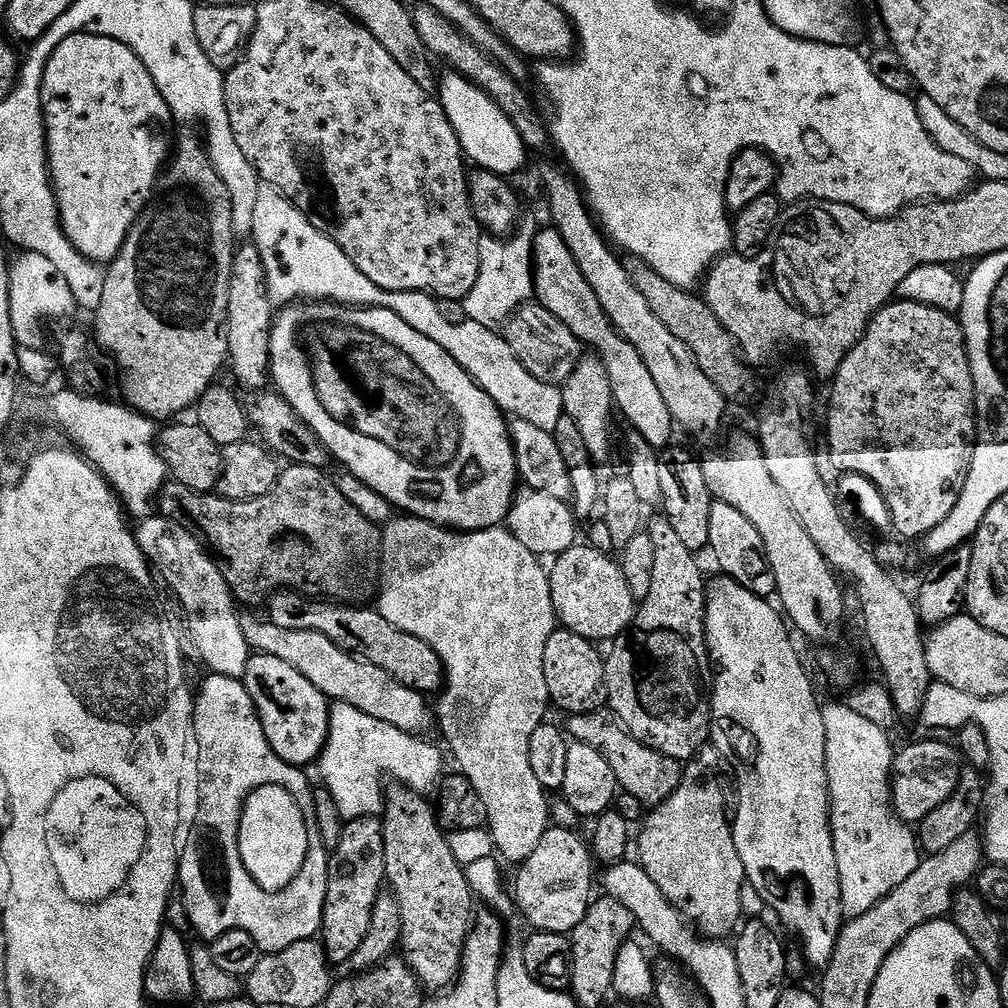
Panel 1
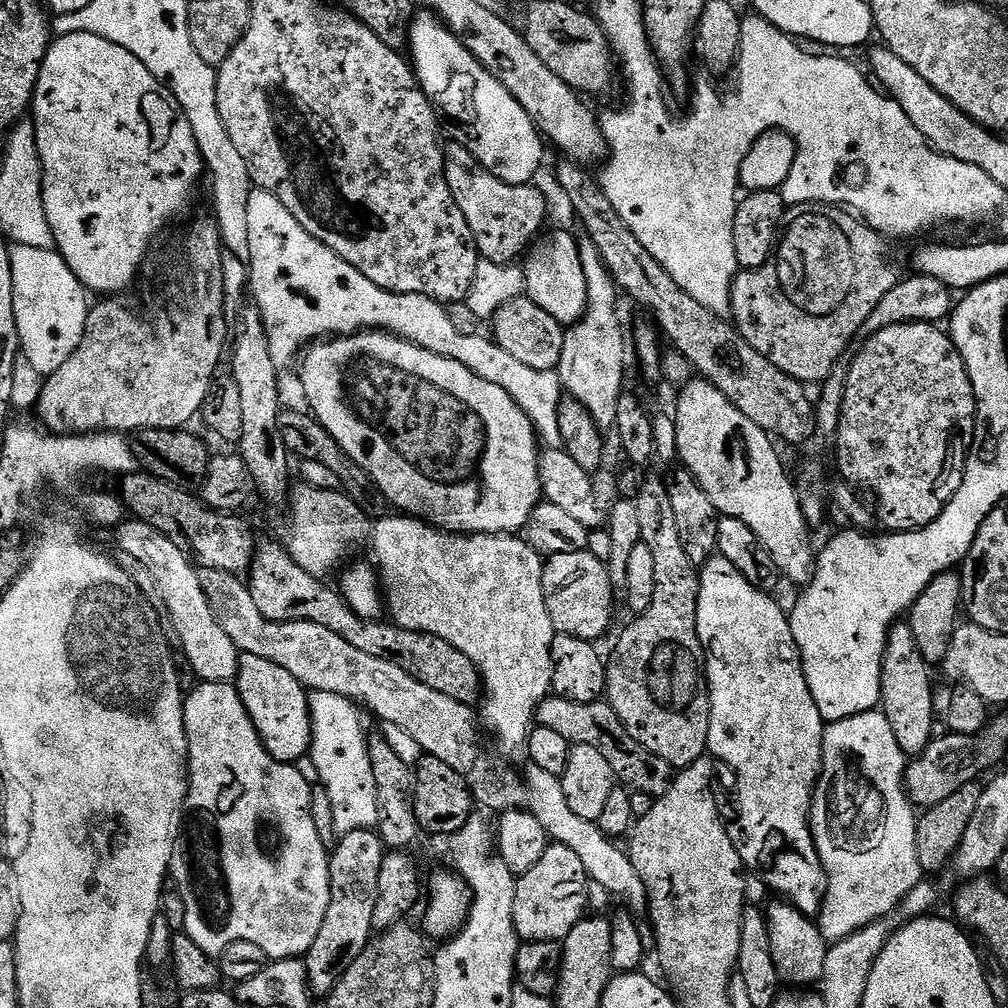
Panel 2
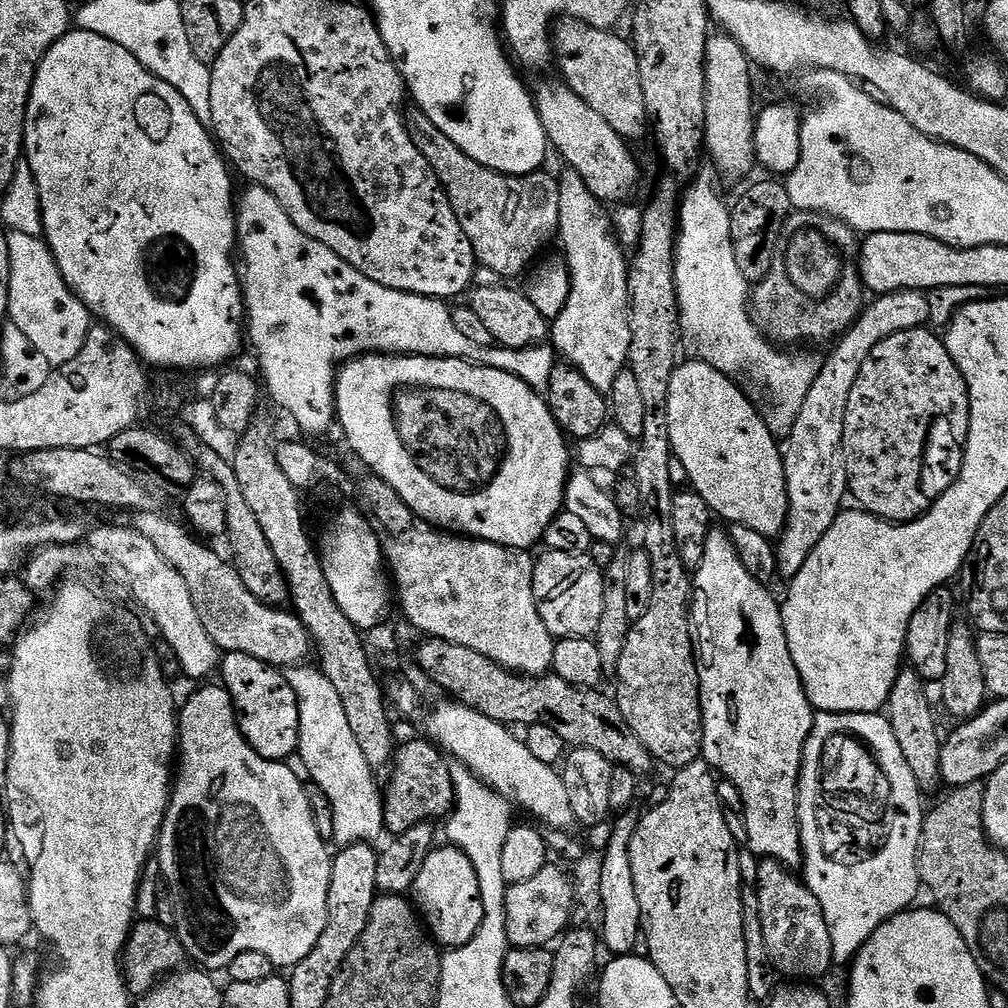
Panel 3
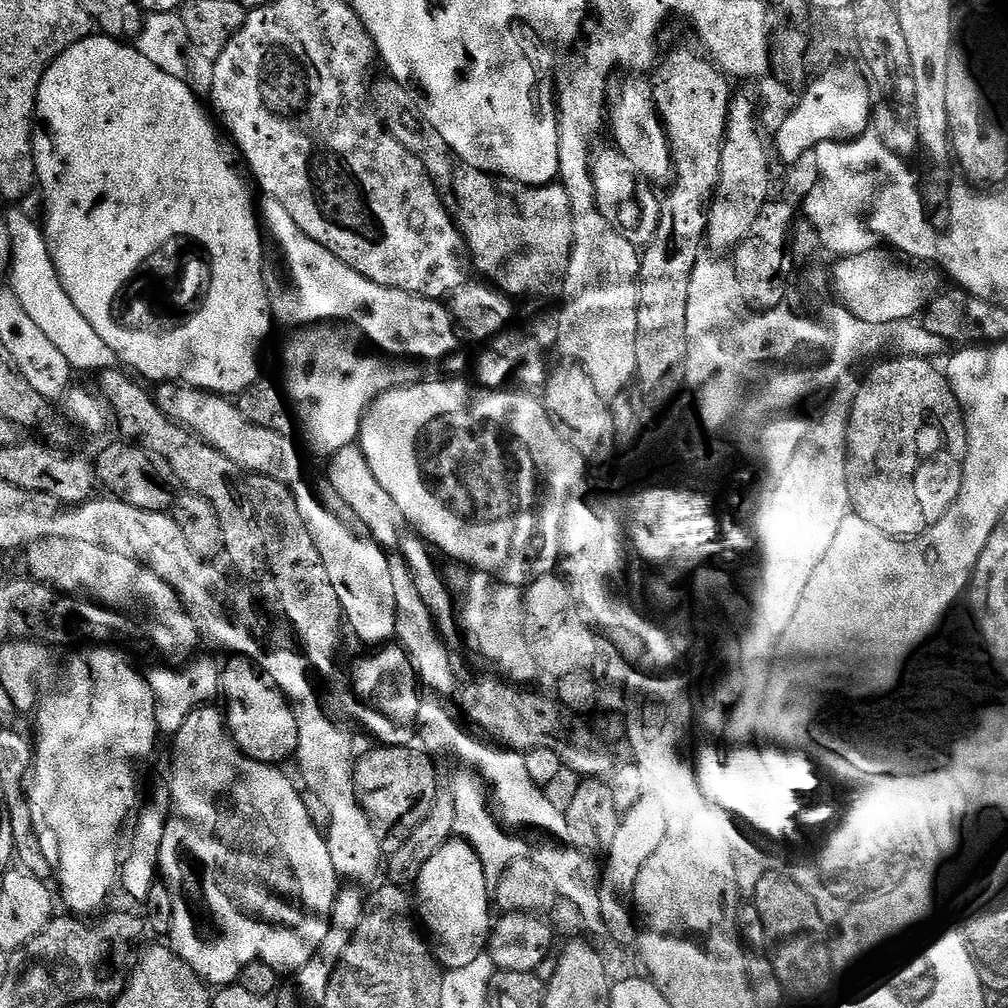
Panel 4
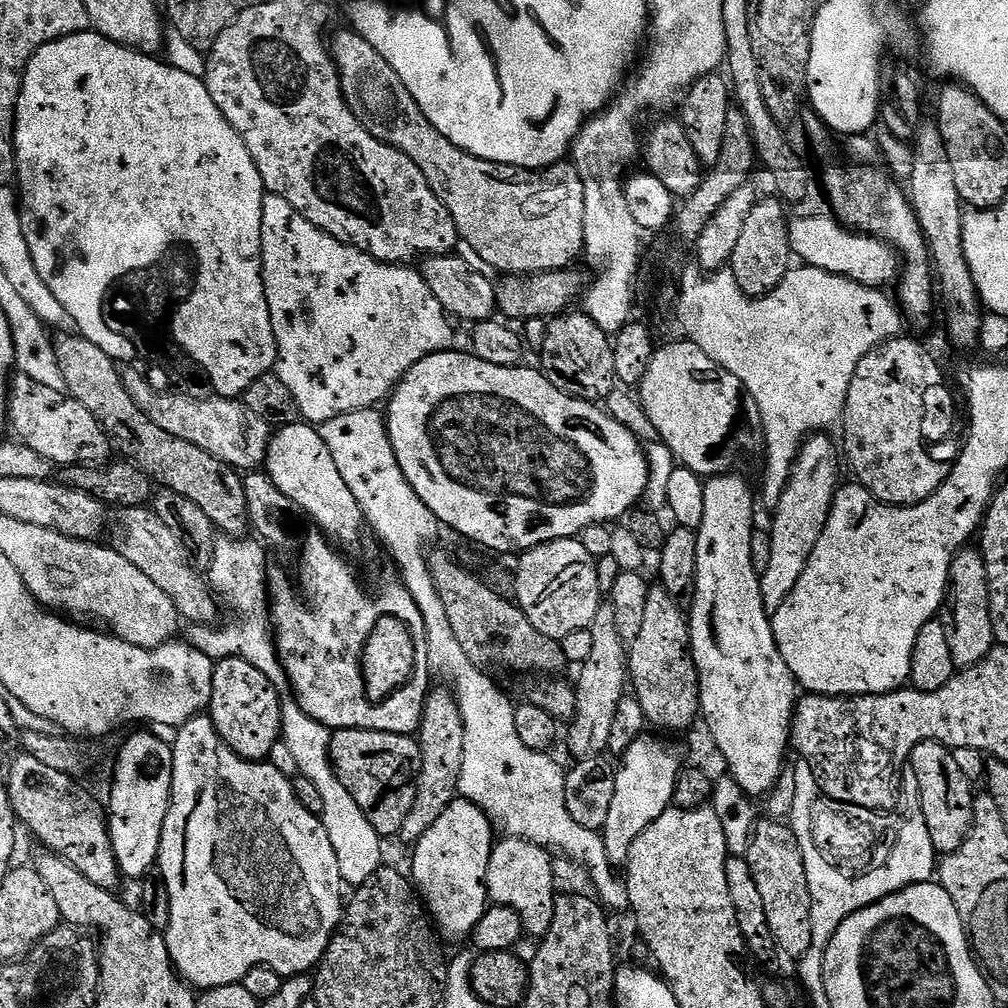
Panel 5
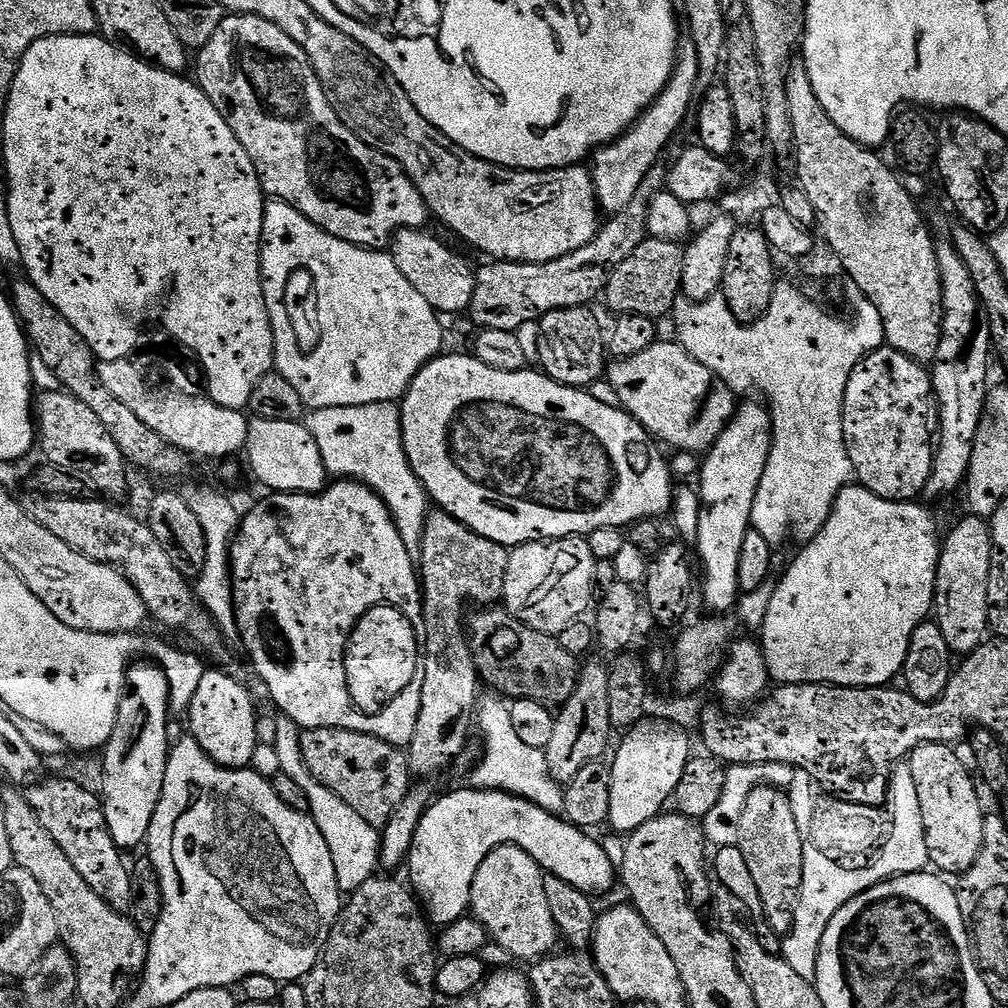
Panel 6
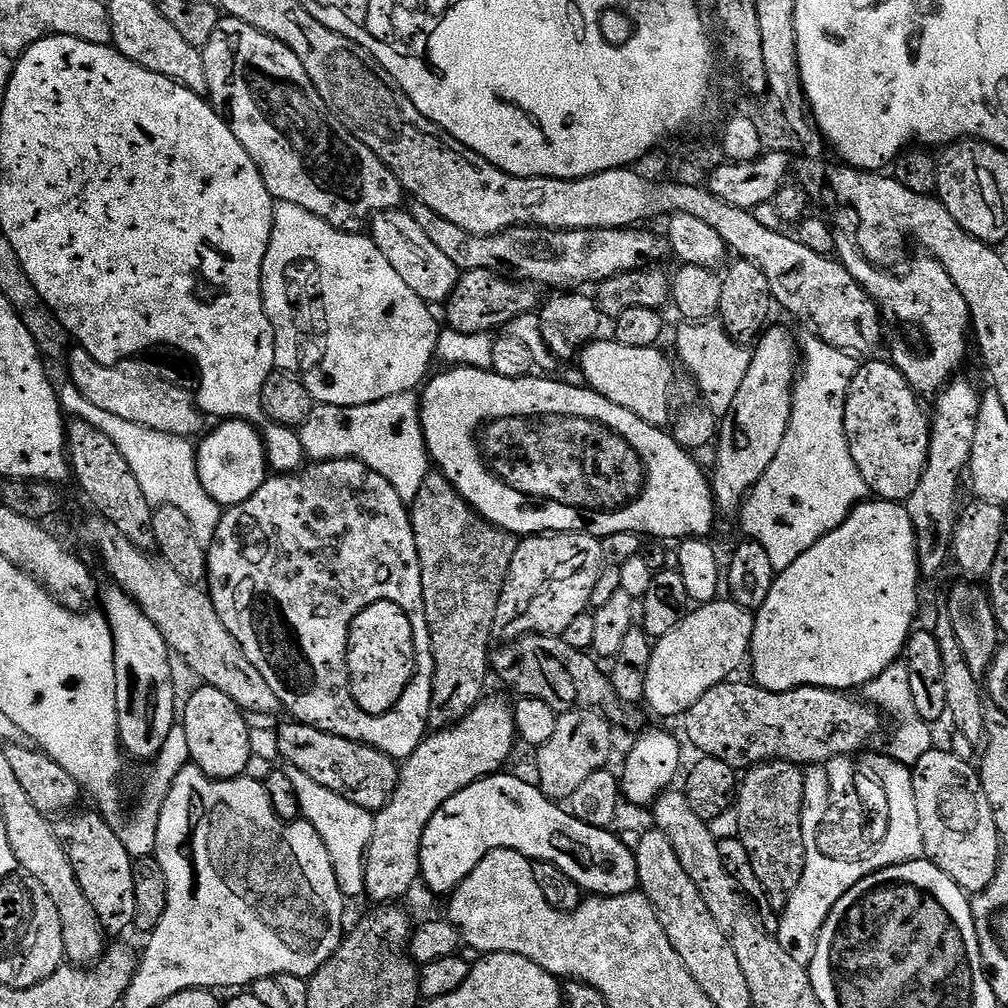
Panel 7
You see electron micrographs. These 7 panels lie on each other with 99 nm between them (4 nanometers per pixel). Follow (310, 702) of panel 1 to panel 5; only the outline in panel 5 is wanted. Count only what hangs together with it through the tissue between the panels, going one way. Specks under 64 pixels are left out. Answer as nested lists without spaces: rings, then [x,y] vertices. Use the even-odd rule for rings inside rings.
[[[228,656],[215,661],[212,670],[212,696],[206,705],[216,732],[243,760],[264,762],[269,759],[272,747],[277,747],[280,735],[280,702],[282,696],[276,687],[248,660]]]

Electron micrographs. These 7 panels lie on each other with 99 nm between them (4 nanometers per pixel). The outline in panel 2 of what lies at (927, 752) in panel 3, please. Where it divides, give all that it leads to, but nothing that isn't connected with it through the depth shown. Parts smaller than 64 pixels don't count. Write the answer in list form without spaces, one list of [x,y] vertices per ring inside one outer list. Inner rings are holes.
[[[907,622],[893,624],[888,633],[888,649],[882,664],[879,707],[908,758],[921,756],[928,743],[934,739],[932,727],[936,724],[938,713],[932,688],[932,672],[926,658],[922,658],[922,650],[918,650],[918,642],[914,642],[914,630],[910,630]]]

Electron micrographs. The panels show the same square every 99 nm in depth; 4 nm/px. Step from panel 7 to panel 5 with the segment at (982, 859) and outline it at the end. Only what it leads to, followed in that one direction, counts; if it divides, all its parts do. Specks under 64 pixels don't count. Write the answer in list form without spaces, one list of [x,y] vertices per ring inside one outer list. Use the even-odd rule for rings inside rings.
[[[923,740],[912,747],[910,757],[910,775],[917,779],[915,792],[919,796],[919,808],[925,816],[930,842],[940,854],[958,850],[972,825],[974,792],[968,789],[968,780],[959,762],[952,756],[955,755],[943,744]]]

